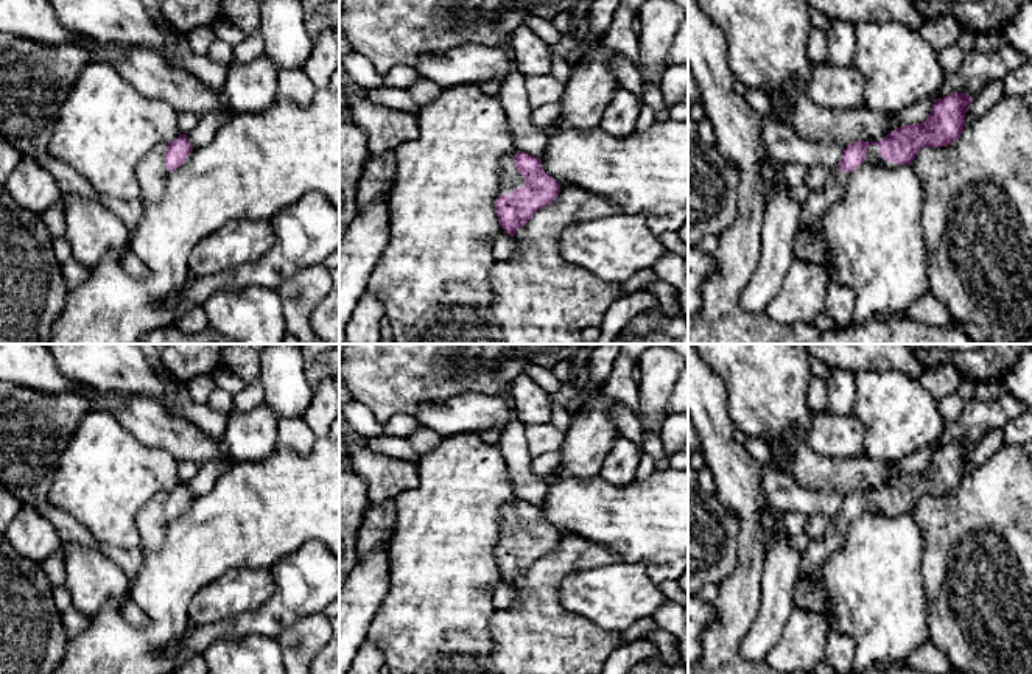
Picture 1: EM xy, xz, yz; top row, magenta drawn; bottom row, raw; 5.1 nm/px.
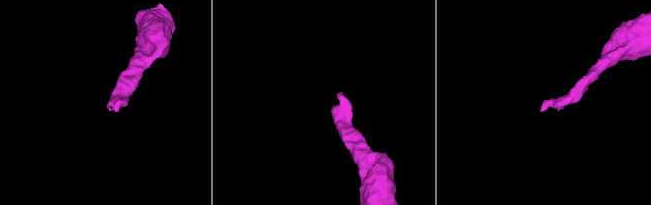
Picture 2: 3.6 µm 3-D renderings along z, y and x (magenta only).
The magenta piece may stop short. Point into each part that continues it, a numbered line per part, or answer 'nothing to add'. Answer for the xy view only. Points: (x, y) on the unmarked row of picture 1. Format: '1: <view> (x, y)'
1: xy (151, 520)

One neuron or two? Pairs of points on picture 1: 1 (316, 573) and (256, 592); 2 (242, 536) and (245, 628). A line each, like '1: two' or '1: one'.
1: two
2: two

